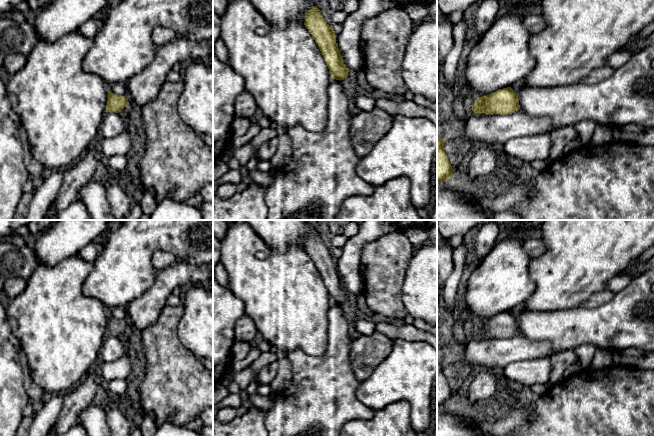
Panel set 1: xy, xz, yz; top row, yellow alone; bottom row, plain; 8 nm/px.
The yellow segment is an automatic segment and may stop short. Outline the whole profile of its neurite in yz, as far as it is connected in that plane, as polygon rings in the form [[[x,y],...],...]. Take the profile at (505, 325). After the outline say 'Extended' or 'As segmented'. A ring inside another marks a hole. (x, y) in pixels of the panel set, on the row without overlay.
[[[507,311],[487,320],[478,321],[471,333],[474,337],[508,339],[520,333],[520,329],[517,317],[511,311]]]. As segmented

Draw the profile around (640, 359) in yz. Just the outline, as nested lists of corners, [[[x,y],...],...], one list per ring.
[[[636,348],[610,352],[616,365],[623,365],[639,370],[654,369],[654,352]]]

